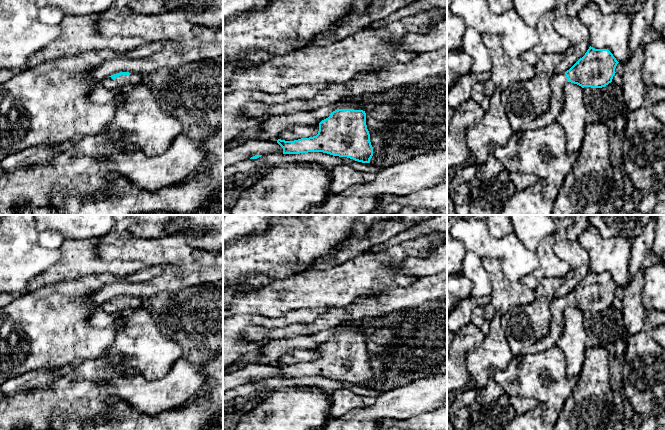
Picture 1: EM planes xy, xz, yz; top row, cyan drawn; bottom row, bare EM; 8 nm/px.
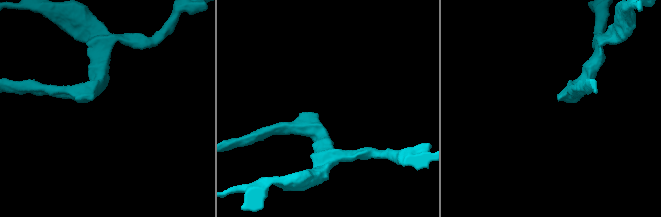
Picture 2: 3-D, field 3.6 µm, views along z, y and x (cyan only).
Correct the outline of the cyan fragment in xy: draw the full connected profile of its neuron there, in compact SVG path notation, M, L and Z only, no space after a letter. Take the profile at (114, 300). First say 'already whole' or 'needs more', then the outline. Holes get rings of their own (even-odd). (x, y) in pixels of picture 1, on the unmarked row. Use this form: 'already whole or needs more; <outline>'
needs more; M120 296L108 301L105 301L102 304L102 308L106 312L115 312L121 311L123 309L138 309L142 307L141 298L131 298L129 296Z

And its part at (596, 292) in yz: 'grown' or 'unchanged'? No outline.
grown

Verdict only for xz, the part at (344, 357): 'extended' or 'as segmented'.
extended

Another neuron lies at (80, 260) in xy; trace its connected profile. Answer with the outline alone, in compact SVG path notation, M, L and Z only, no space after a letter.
M96 238L66 240L60 247L63 254L62 262L54 265L43 274L34 277L23 290L17 292L0 293L0 307L4 307L14 302L25 293L32 292L48 285L58 284L66 280L73 281L87 276L110 274L116 276L118 280L122 281L126 276L144 269L152 269L153 271L157 271L156 268L151 268L141 262L123 260L105 261L101 259L95 252L95 245L97 243L98 239Z

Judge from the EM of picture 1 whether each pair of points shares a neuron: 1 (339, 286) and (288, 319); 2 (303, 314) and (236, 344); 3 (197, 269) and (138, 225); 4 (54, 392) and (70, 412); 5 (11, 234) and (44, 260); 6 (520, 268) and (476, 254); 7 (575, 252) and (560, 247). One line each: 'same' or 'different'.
1: different
2: same
3: different
4: different
5: same
6: same
7: same

